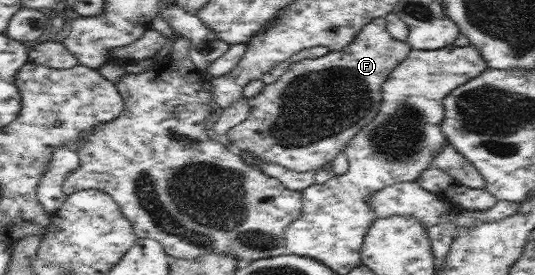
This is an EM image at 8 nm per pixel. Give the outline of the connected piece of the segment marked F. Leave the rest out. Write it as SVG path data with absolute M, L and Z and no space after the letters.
M386 17L374 19L363 27L349 46L315 59L295 62L275 83L264 84L263 89L248 101L250 112L247 119L227 132L227 145L238 151L241 159L249 163L249 167L261 167L261 163L277 163L295 172L308 172L333 162L357 132L375 119L385 80L412 50L408 41L395 39L390 34L386 23Z

